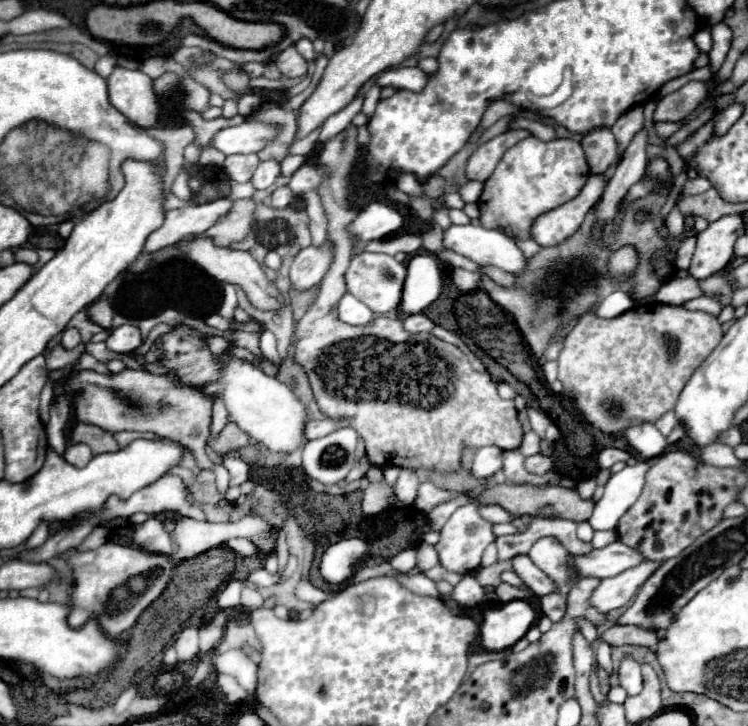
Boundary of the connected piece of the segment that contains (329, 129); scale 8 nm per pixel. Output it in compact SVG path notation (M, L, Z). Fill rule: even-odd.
M357 96L357 98L353 98L341 112L329 116L329 118L325 120L325 124L323 124L321 134L319 134L319 144L323 144L325 140L329 140L329 138L335 136L337 132L341 132L341 130L353 120L353 116L355 116L357 112L361 112L361 106L363 106L363 96Z

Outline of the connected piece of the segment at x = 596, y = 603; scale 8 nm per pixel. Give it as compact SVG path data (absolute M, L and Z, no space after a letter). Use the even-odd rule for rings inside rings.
M649 560L637 568L621 572L619 576L601 580L599 586L593 590L589 604L593 604L593 608L597 608L599 612L605 612L605 614L615 608L625 606L631 600L631 596L639 590L639 586L655 572L657 566L659 566L659 562Z

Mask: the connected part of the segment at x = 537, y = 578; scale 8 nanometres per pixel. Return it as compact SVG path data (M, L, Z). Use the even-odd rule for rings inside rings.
M517 554L515 558L511 558L513 562L513 568L517 572L517 576L537 594L537 596L543 596L543 594L549 594L555 590L555 584L529 560L527 554Z

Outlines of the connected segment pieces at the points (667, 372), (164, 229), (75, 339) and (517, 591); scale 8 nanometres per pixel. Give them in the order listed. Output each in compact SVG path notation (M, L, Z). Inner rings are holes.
M645 304L631 308L615 318L597 318L595 314L585 314L577 326L567 334L565 346L559 354L559 380L569 392L575 392L575 404L585 414L585 418L599 430L613 434L623 432L633 424L645 424L659 420L665 412L673 410L679 392L697 370L697 366L713 352L723 336L721 322L699 310L687 310L685 306L671 304Z
M217 198L205 204L191 204L179 210L169 210L165 222L159 230L151 232L145 244L147 252L157 252L167 246L175 246L179 240L203 234L209 230L221 216L229 214L233 202L229 198Z
M67 328L67 330L63 332L63 336L61 336L61 344L63 344L65 348L75 348L79 342L81 342L81 334L79 334L77 328Z
M499 584L495 588L495 592L497 592L497 596L499 596L499 600L503 604L511 602L511 600L517 600L517 598L529 598L529 596L533 596L531 590L527 590L523 586L511 586L511 584Z

